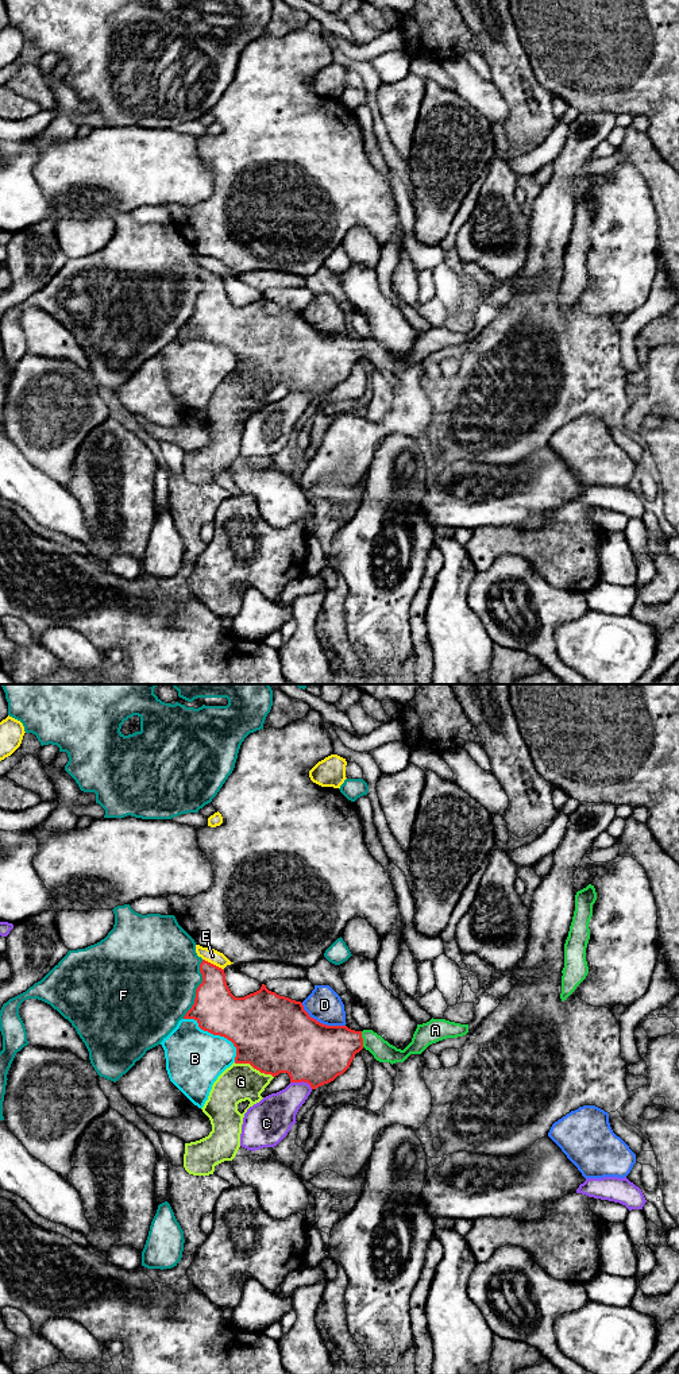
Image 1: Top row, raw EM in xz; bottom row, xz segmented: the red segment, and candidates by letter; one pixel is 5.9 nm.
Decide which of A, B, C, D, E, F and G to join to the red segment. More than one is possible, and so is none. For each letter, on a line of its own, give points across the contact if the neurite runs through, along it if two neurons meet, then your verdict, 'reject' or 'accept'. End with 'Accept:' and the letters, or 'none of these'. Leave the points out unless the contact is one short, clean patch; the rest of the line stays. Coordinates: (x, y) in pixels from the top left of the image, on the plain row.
A: across xz (323, 362), (339, 352), (362, 348), (371, 350), (382, 359) | accept
B: reject
C: reject
D: reject
E: reject
F: reject
G: reject
Accept: A

